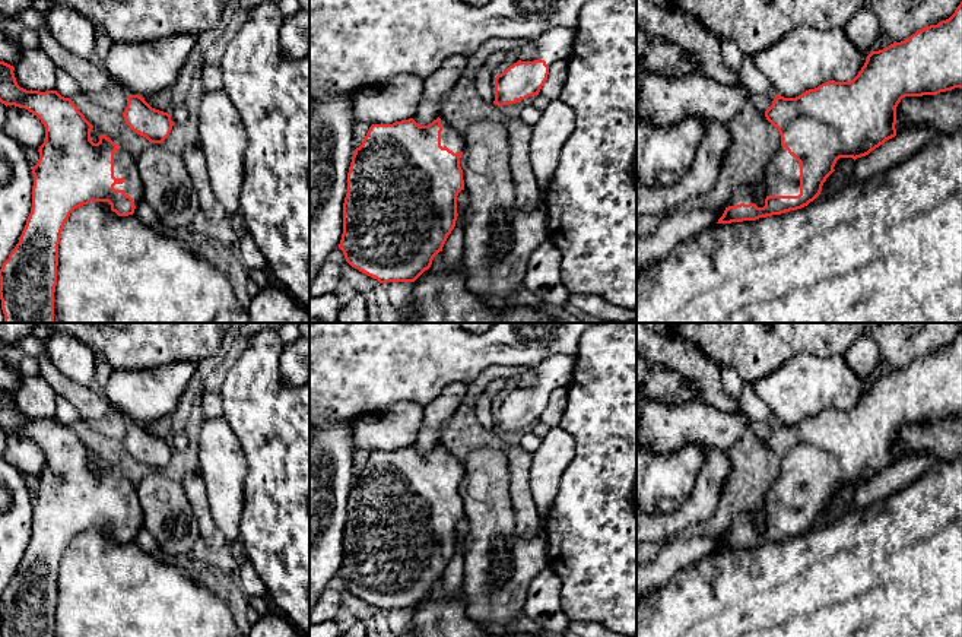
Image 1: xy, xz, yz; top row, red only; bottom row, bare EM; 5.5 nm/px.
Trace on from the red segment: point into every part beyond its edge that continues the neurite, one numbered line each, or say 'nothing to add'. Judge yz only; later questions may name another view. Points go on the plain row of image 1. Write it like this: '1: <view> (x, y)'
1: yz (781, 504)

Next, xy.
1: xy (124, 494)

